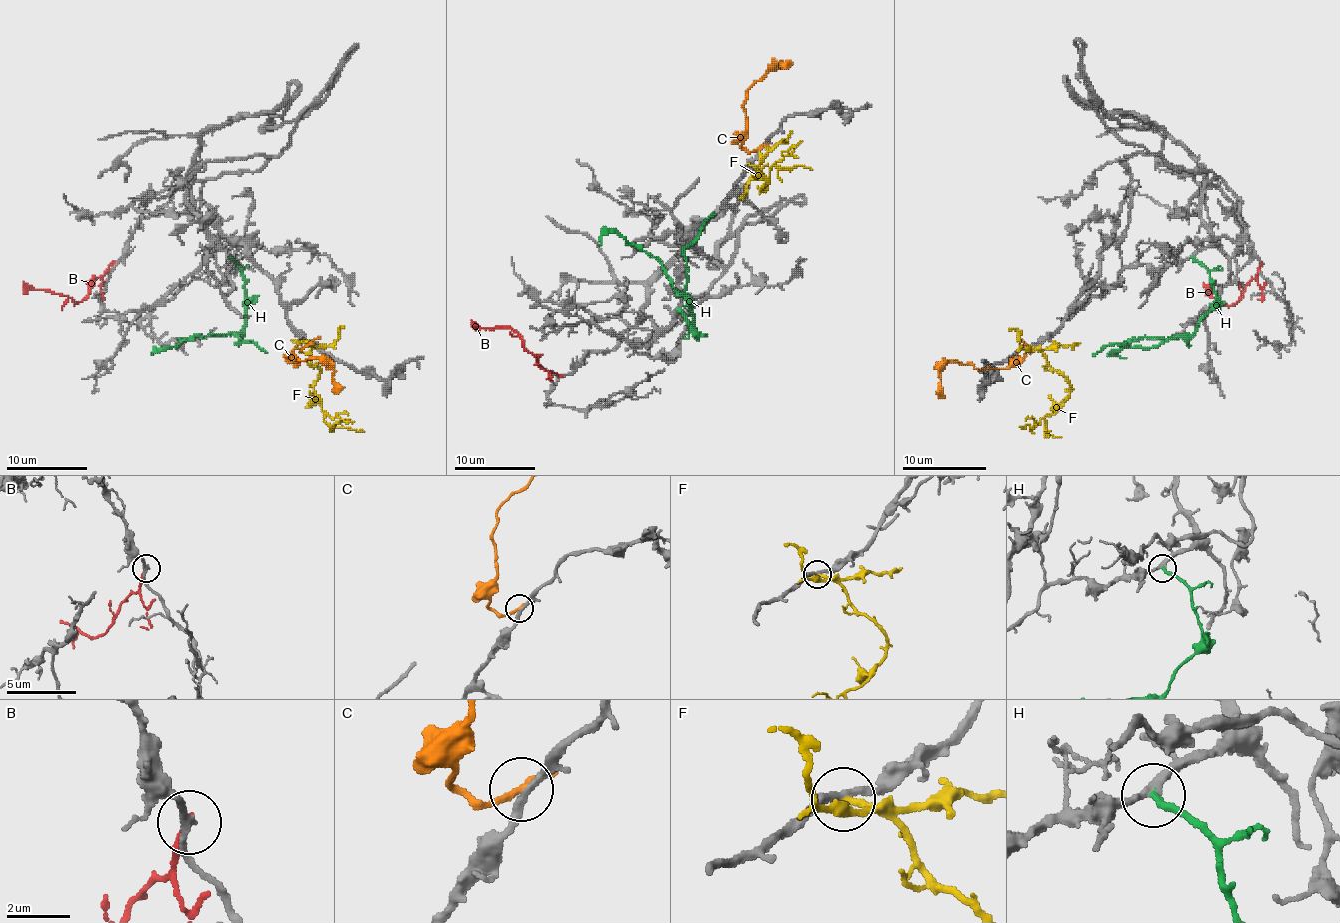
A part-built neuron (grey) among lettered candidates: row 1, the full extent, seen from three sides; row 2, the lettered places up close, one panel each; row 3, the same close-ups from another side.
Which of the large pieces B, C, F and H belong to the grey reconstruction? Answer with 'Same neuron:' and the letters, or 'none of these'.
Same neuron: H

